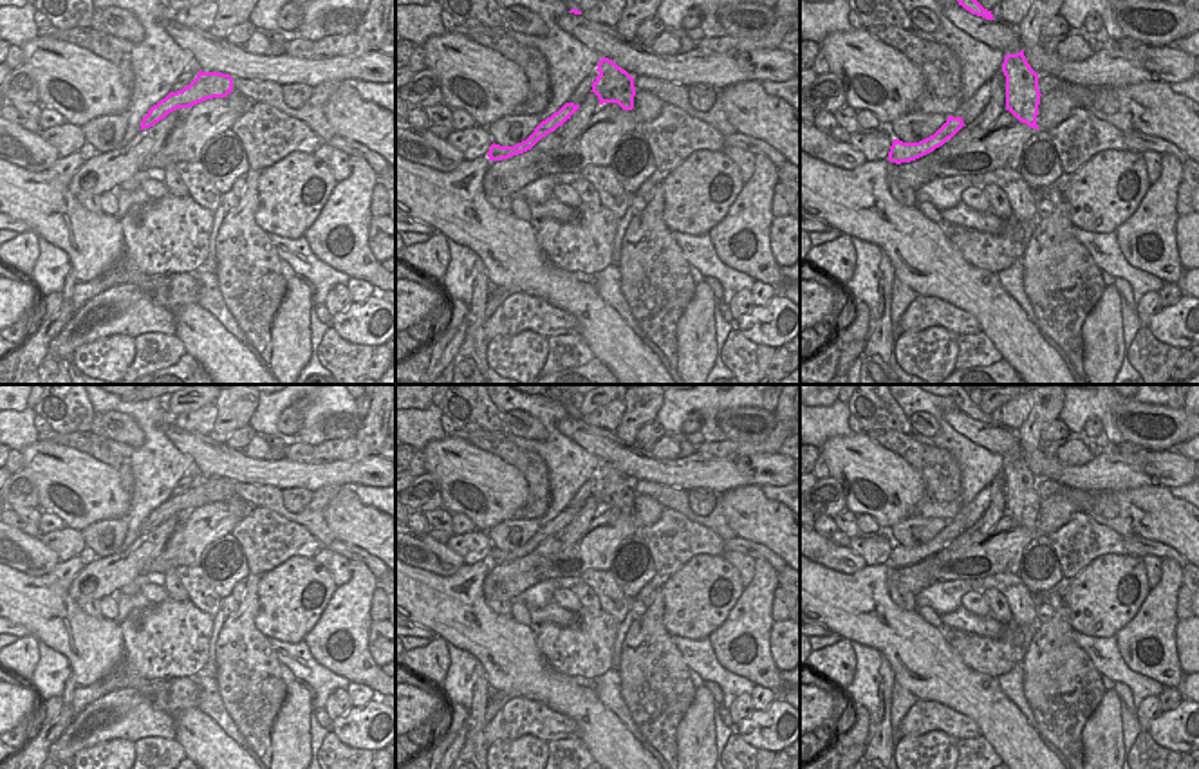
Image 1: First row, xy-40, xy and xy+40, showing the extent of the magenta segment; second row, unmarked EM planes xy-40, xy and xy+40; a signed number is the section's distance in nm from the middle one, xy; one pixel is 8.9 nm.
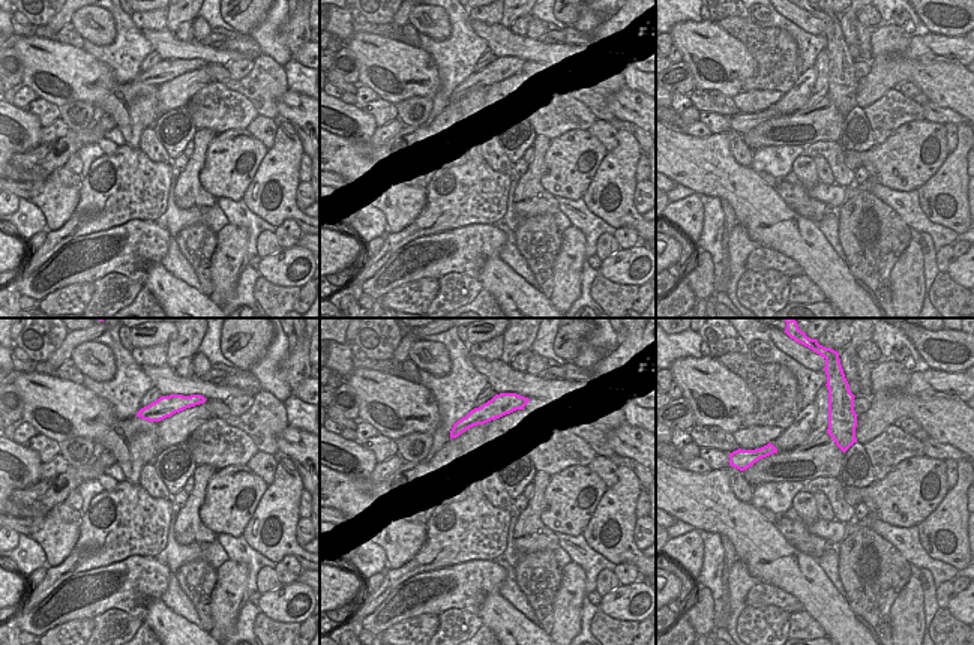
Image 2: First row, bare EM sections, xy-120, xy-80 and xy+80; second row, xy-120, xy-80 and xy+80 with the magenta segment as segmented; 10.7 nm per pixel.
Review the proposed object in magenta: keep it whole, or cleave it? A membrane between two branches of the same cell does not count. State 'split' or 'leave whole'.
split

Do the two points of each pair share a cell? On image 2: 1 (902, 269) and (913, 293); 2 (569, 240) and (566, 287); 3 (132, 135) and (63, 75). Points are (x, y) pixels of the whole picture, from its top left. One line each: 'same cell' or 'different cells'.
1: same cell
2: same cell
3: same cell

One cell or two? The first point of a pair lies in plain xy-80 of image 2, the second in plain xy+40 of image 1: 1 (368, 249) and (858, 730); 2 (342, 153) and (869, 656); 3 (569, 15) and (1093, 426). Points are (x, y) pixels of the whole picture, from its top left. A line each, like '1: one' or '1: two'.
1: one
2: two
3: one

